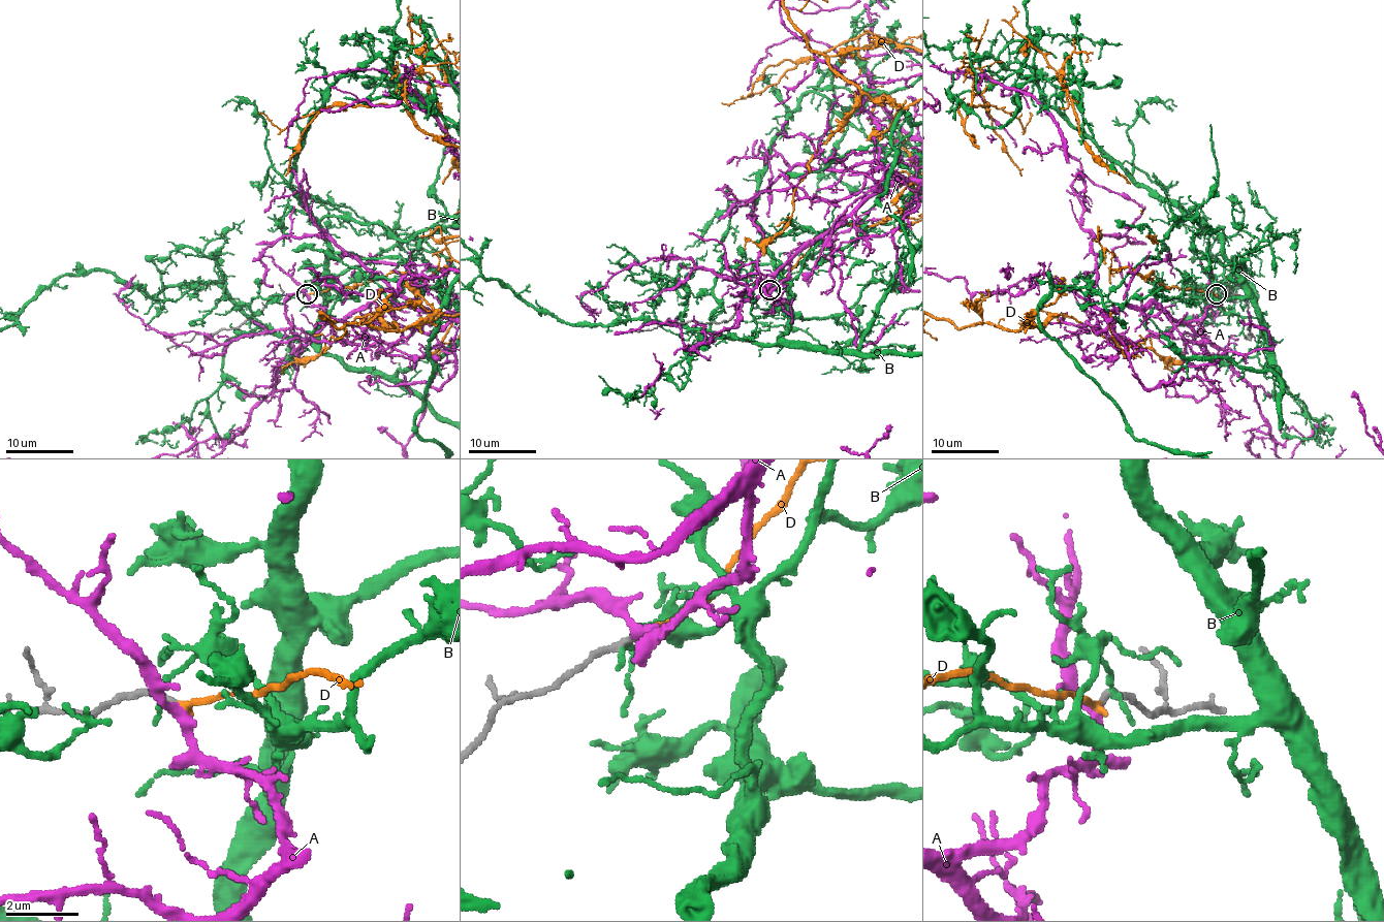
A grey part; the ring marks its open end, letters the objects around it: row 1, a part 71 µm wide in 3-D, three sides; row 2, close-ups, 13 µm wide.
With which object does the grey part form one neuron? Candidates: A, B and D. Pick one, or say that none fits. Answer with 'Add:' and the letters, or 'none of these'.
Add: D

